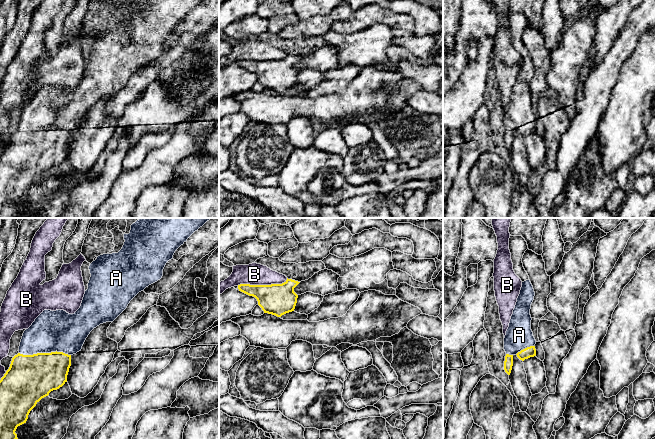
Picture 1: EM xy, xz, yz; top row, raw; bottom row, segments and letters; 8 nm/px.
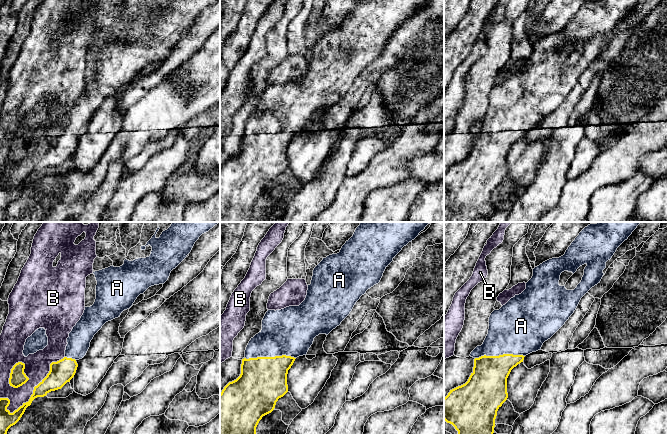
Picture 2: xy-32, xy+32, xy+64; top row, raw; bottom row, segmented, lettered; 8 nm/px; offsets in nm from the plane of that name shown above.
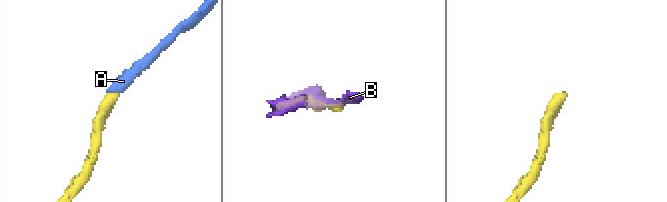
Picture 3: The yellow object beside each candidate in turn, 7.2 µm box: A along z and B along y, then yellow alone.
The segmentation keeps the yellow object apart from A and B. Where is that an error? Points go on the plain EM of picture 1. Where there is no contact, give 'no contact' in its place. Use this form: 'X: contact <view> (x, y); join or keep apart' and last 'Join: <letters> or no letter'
A: contact xy (45, 129); join
B: contact xz (262, 61); keep apart
Join: A

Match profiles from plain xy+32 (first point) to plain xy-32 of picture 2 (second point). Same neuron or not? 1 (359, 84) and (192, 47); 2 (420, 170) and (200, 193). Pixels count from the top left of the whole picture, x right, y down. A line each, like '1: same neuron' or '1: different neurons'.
1: same neuron
2: same neuron

